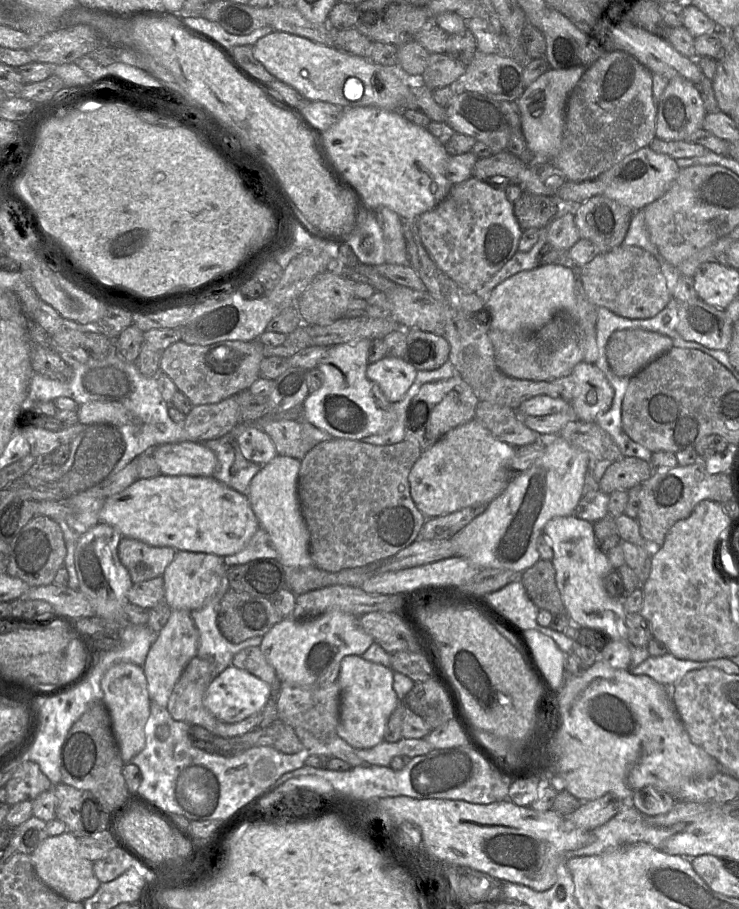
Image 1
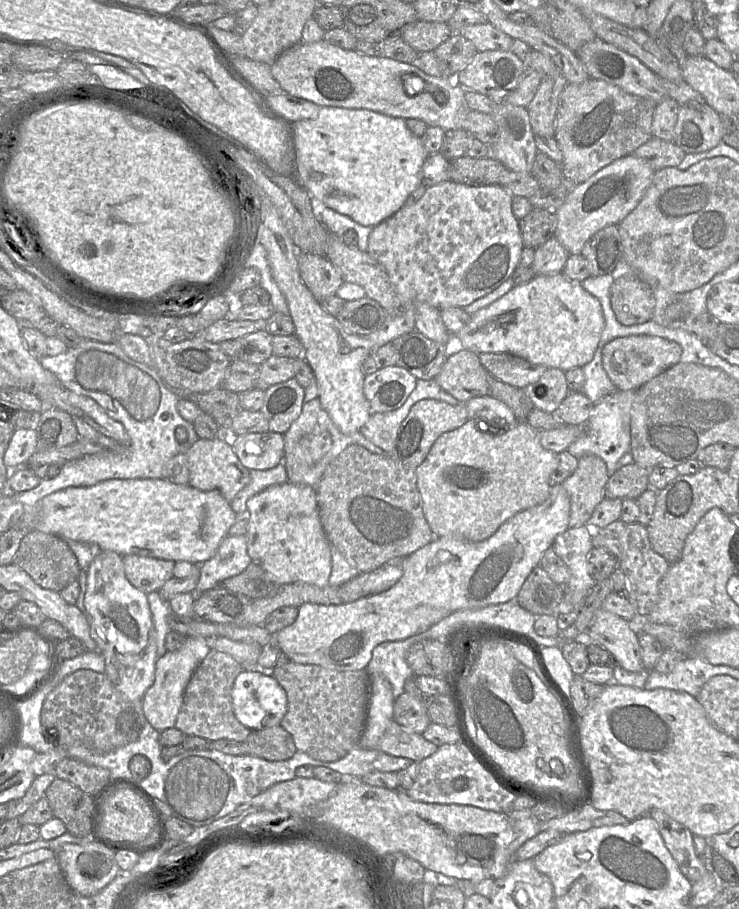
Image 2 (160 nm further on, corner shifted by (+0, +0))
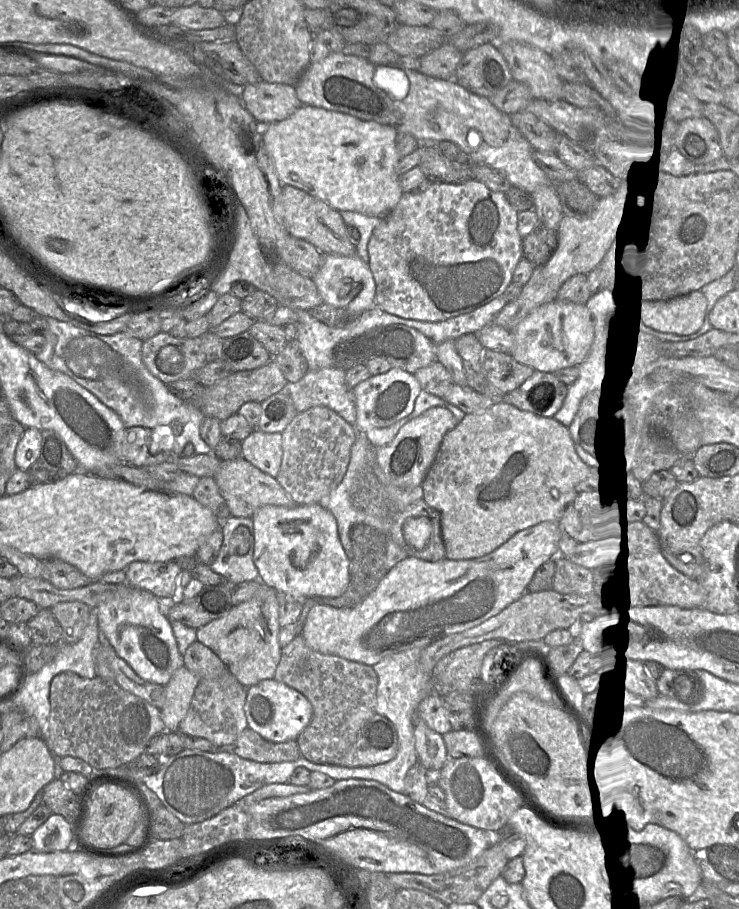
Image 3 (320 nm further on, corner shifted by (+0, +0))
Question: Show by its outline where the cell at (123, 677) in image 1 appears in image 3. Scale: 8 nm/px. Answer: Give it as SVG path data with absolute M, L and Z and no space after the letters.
M128 584L128 588L97 606L97 618L100 632L109 640L117 655L142 679L165 686L173 673L184 665L183 655L178 650L170 620L164 615L161 600L151 592Z

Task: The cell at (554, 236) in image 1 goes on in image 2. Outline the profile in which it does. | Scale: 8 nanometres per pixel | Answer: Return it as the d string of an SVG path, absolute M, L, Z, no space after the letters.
M553 236L535 249L535 258L532 264L534 276L552 276L562 273L568 257L569 253Z

